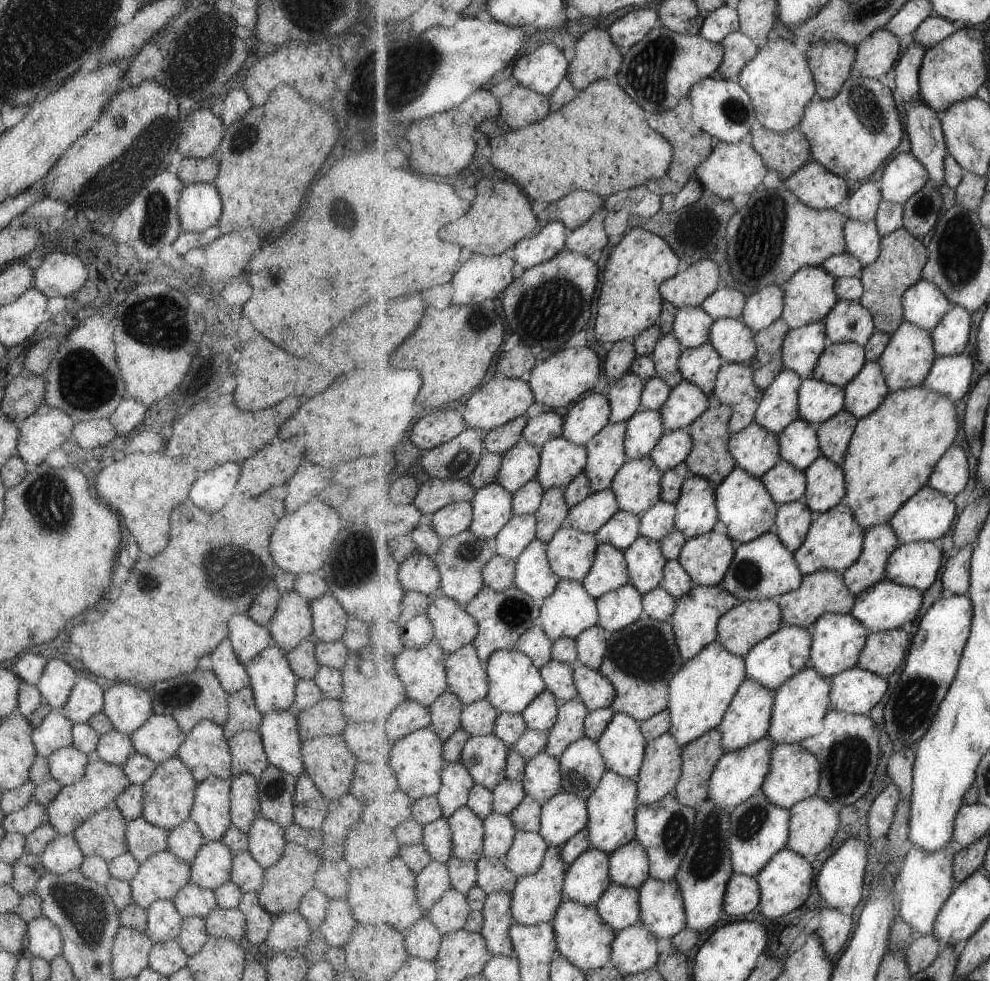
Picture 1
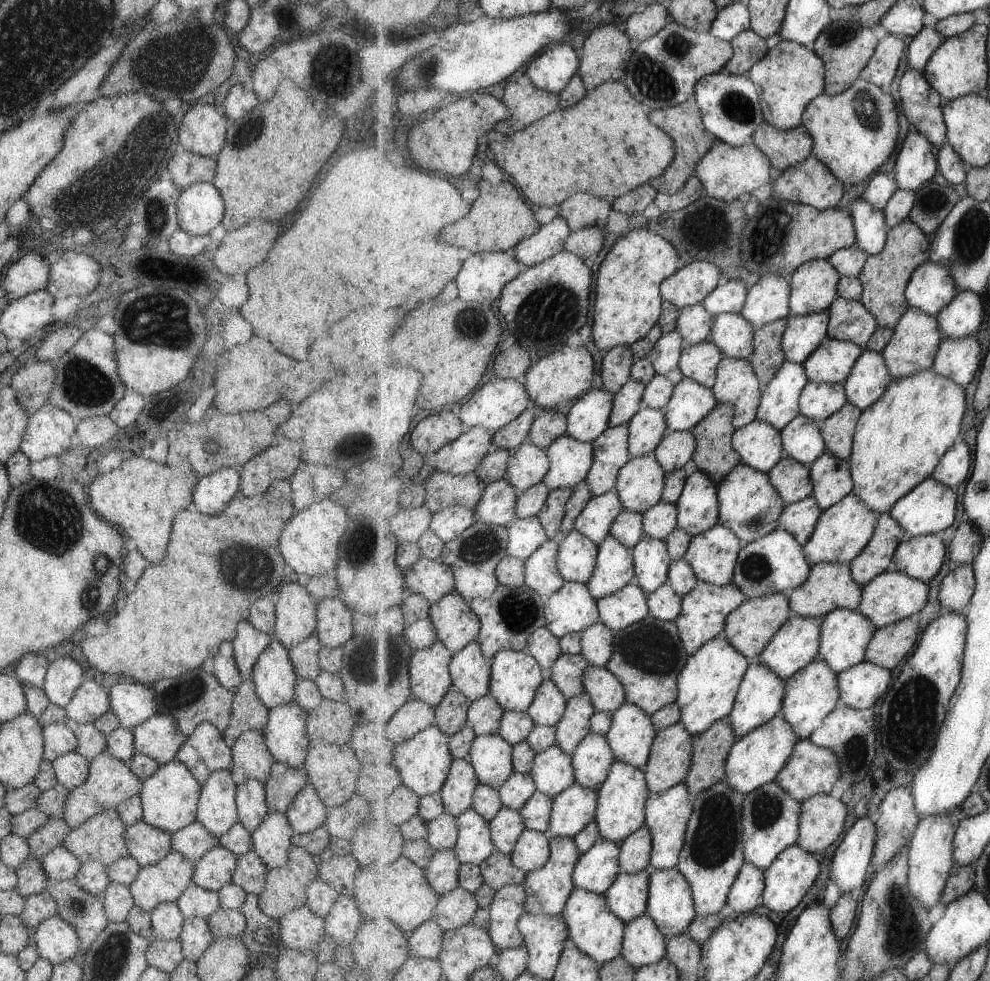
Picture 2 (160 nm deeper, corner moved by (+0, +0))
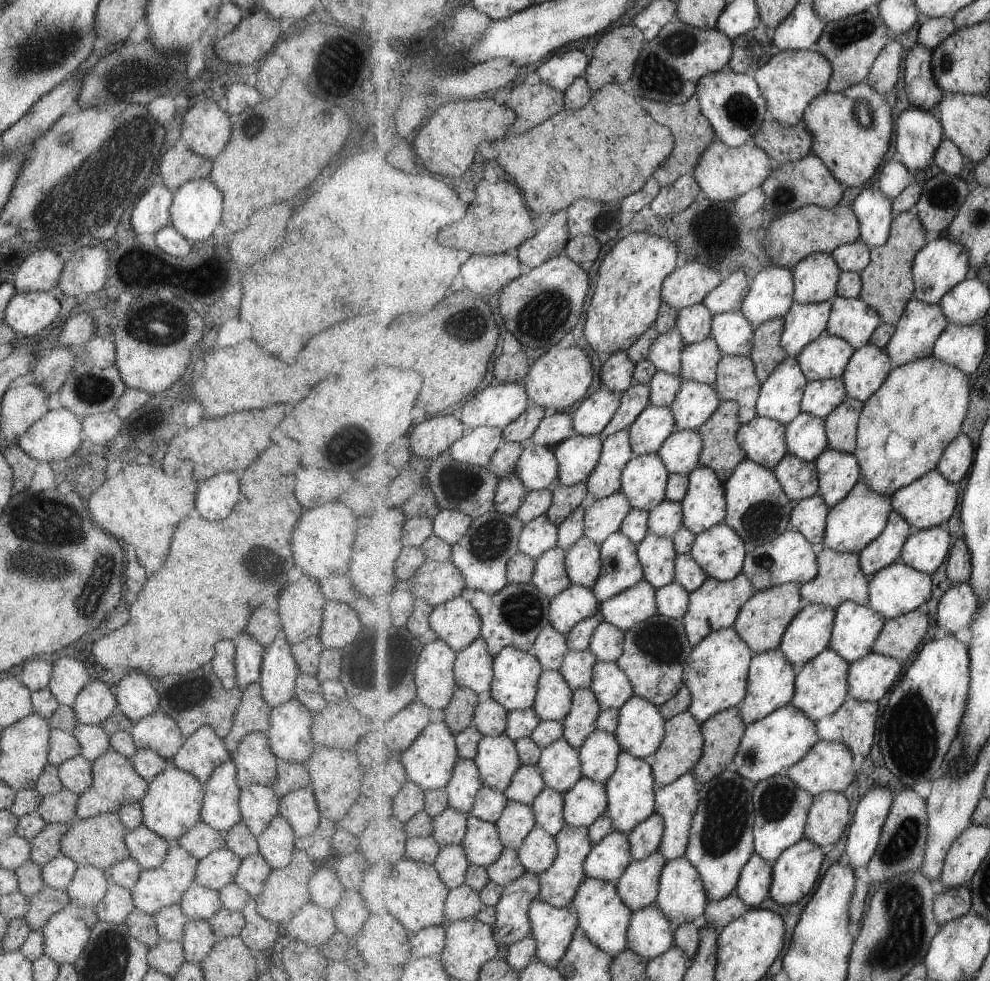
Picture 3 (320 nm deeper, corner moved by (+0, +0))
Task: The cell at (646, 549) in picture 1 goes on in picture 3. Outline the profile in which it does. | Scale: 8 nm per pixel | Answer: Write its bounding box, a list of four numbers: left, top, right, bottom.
[638,532,678,589]

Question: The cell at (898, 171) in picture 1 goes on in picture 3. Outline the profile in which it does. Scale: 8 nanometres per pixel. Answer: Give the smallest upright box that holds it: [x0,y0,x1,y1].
[896,104,946,172]

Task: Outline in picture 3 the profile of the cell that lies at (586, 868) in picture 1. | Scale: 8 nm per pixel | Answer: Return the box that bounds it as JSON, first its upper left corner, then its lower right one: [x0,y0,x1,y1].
[585,830,633,884]

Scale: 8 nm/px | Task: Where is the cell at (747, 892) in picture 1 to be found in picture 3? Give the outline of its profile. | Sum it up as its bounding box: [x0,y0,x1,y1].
[736,852,773,908]

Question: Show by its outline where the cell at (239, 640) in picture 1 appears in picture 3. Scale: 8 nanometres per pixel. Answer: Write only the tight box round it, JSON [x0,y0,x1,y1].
[234,632,264,691]

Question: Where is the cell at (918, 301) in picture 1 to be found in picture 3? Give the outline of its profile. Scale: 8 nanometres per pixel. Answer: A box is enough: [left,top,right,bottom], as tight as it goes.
[912,233,973,305]

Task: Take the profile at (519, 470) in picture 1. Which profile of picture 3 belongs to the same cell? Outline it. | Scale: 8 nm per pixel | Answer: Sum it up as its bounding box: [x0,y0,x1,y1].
[516,440,560,492]

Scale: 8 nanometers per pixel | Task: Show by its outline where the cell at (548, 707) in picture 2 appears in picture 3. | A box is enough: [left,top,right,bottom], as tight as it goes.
[534,670,574,721]

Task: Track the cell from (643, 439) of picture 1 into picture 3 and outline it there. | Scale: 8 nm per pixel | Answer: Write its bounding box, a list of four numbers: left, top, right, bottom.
[629,404,679,456]

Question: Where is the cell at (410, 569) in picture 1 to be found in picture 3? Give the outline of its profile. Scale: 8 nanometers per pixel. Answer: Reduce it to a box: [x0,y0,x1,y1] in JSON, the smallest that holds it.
[406,559,466,608]

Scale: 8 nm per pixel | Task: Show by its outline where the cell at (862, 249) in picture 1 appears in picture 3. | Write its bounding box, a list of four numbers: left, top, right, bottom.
[852,183,896,247]

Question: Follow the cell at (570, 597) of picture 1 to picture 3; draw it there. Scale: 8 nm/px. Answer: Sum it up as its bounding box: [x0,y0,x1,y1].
[551,584,600,635]

